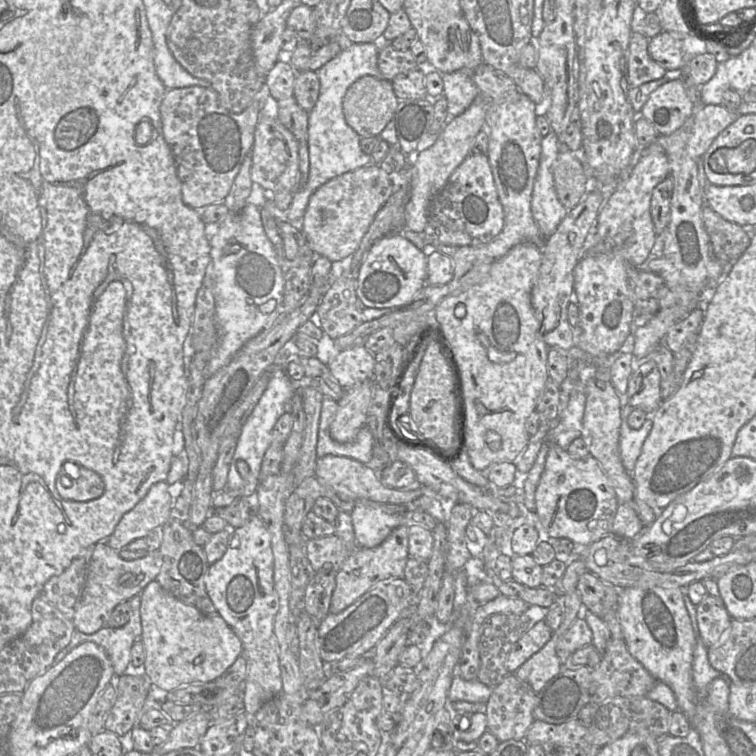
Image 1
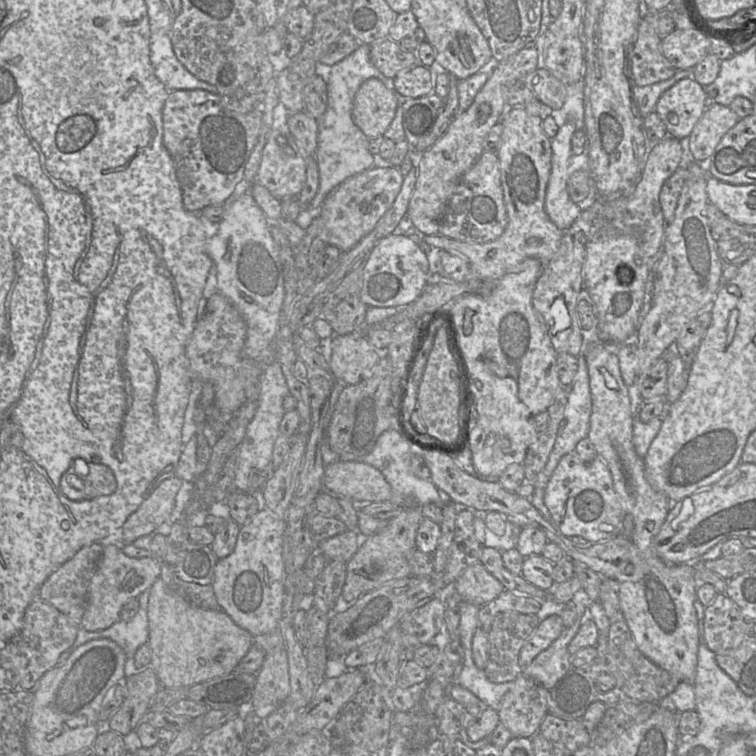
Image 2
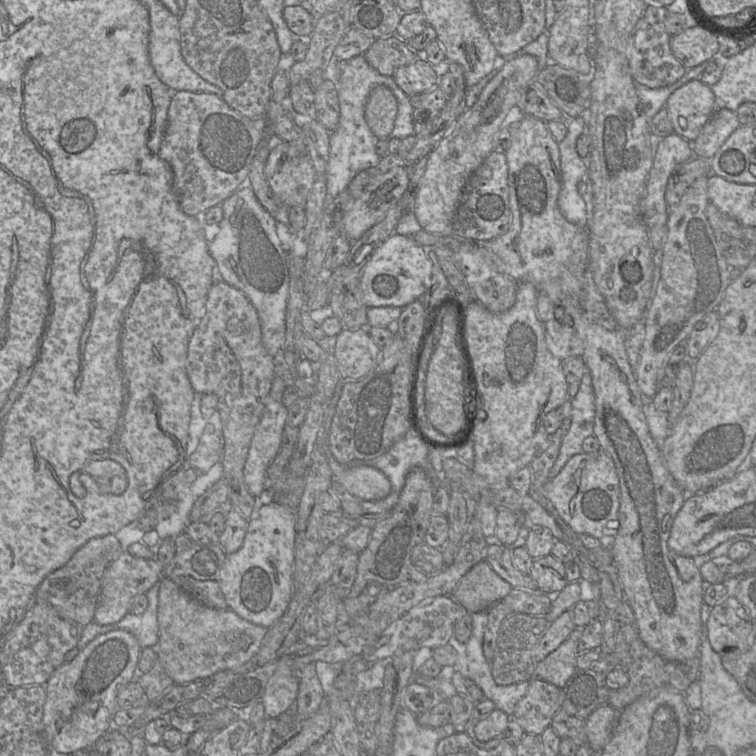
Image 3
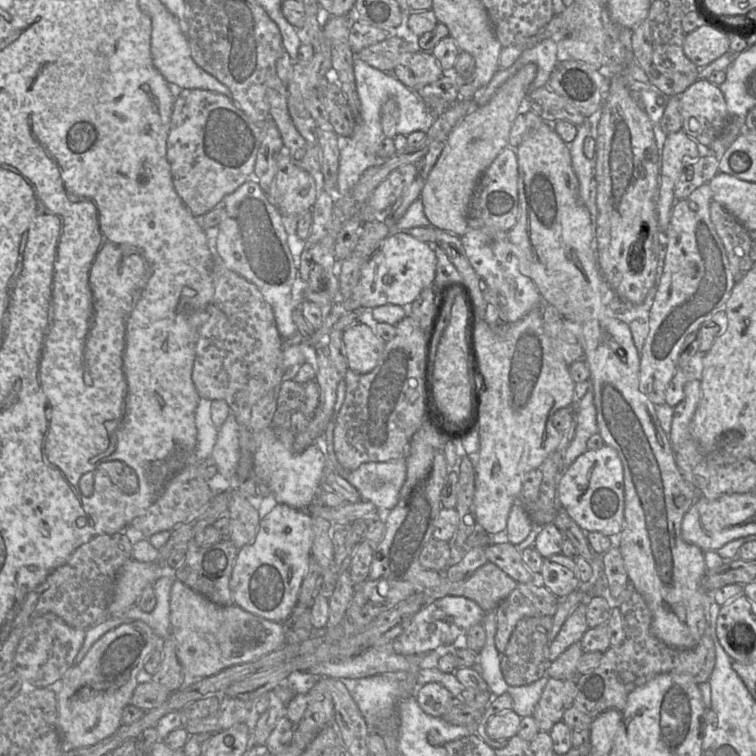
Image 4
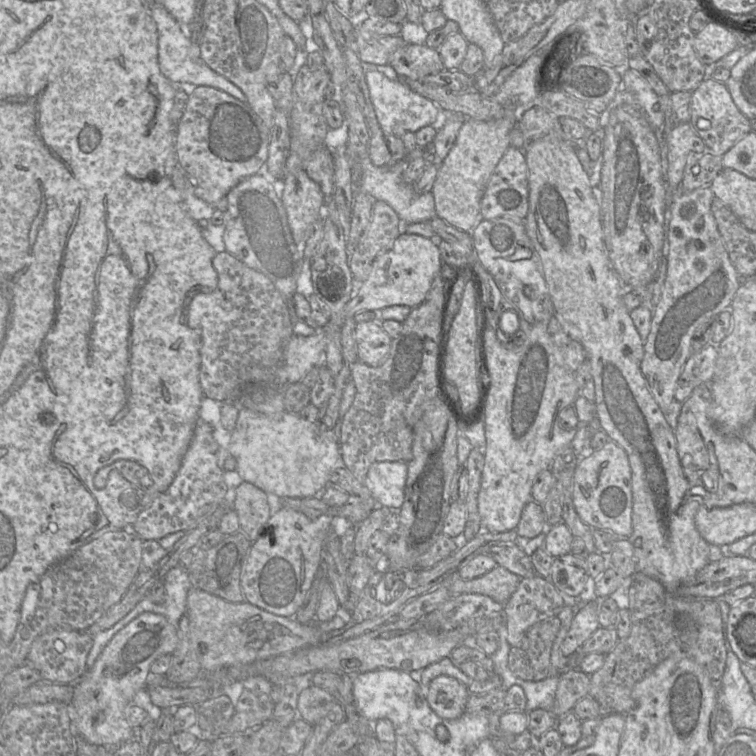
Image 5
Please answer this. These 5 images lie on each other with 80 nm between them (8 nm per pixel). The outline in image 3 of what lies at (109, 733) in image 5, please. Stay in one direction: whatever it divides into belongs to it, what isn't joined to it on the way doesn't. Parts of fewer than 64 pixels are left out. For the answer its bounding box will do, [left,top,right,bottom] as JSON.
[43,629,141,755]

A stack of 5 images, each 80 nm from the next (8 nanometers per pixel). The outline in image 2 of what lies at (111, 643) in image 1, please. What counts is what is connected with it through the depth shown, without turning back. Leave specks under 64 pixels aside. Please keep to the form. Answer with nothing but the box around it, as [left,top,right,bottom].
[57,590,150,665]

